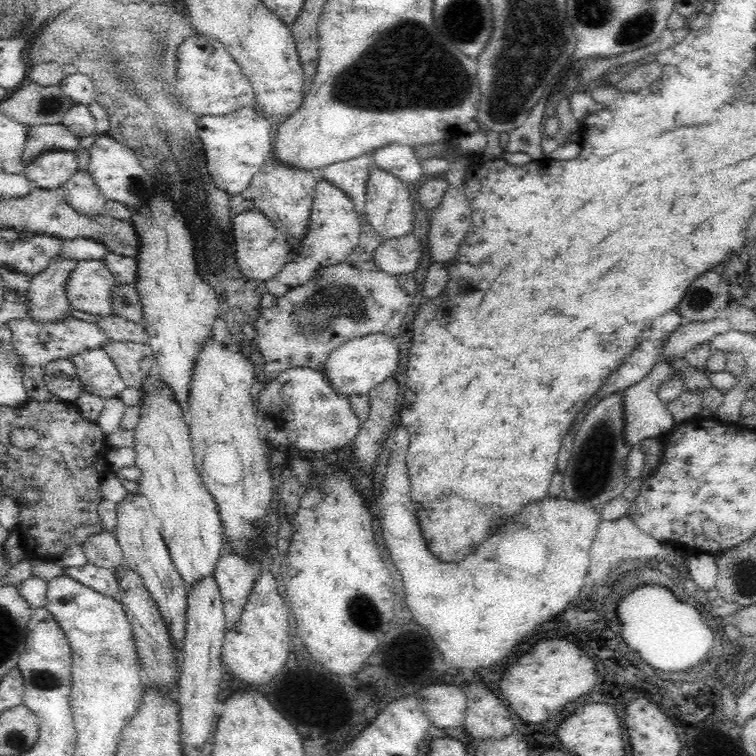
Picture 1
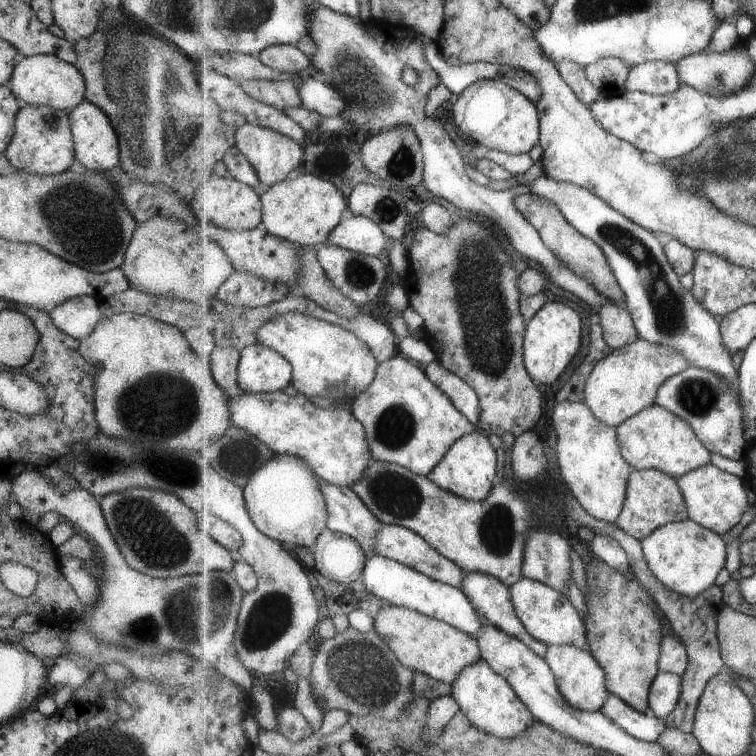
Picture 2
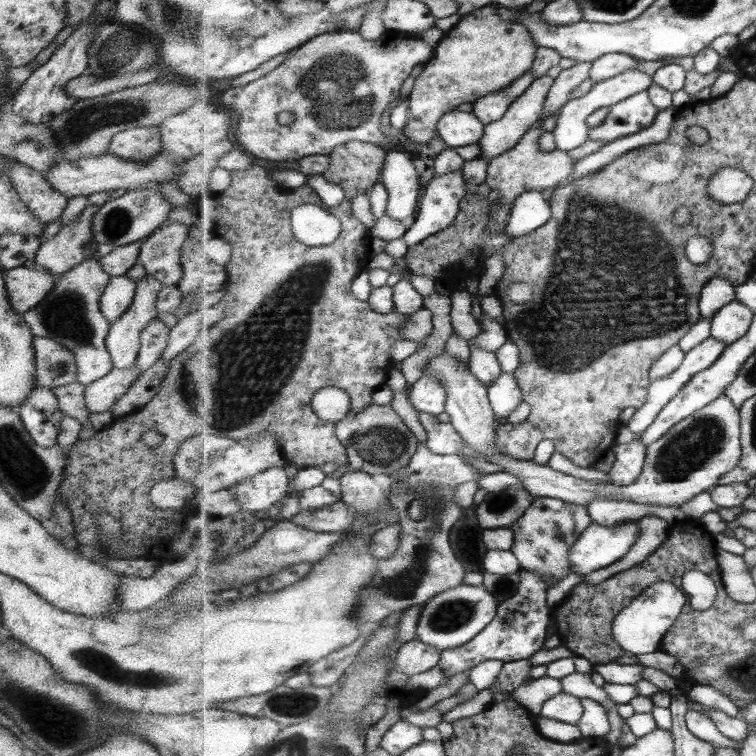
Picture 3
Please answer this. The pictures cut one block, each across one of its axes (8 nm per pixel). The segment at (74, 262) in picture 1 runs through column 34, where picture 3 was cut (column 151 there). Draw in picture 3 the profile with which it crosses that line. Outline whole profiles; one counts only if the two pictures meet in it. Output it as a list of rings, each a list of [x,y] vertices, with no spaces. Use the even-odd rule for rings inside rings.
[[[145,275],[136,281],[133,300],[129,308],[117,320],[110,323],[109,330],[104,338],[104,345],[109,353],[112,366],[116,369],[129,368],[134,365],[140,347],[140,332],[153,319],[158,318],[155,303],[157,293],[162,284],[151,275]]]

